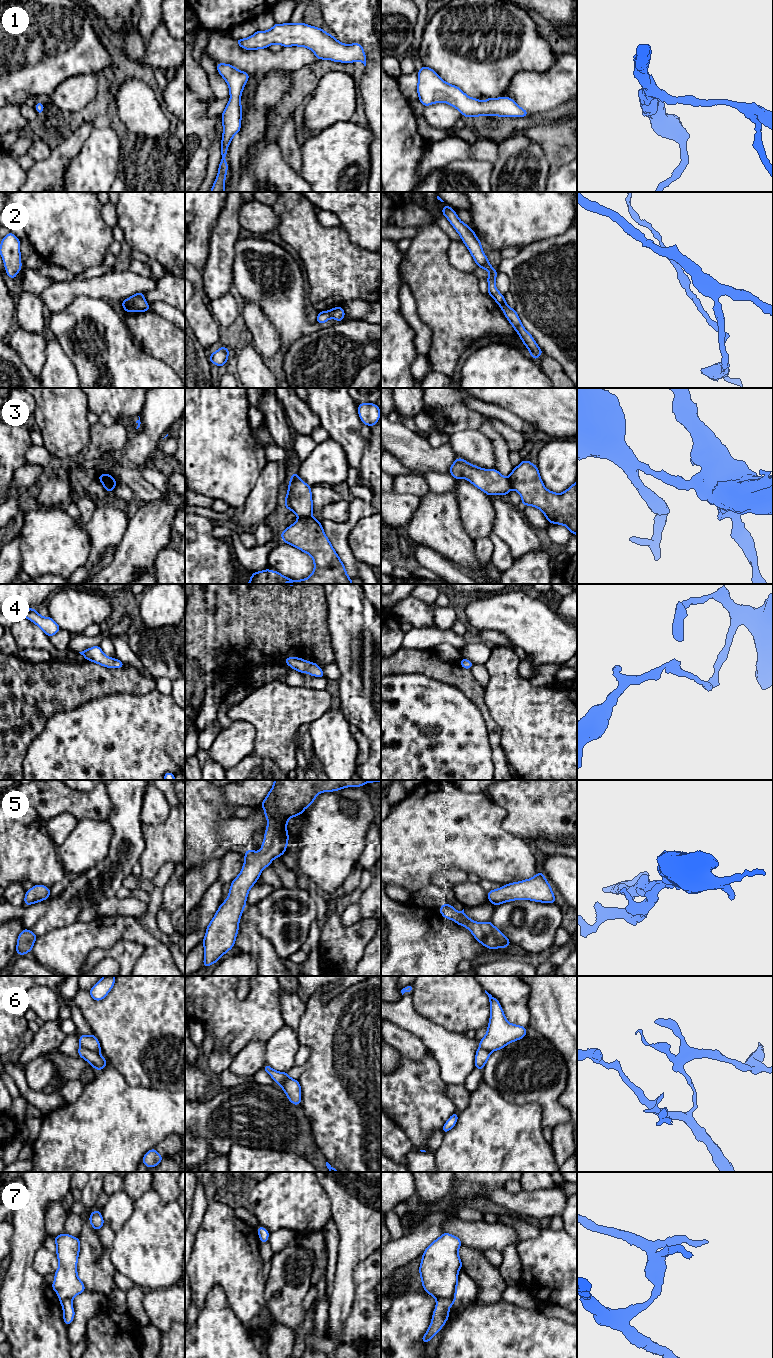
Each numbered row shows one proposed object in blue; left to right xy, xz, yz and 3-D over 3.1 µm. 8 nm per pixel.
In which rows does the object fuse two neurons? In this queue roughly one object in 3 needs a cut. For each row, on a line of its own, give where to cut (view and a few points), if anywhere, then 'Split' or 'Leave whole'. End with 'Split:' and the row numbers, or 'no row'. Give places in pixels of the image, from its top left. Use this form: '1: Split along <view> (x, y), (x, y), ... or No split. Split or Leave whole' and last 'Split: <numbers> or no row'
1: No split. Leave whole
2: Split along xy (130, 297), (135, 309). Split
3: Split along xz (311, 515), (299, 518). Split
4: No split. Leave whole
5: No split. Leave whole
6: Split along xy (80, 1045), (98, 1053). Split
7: No split. Leave whole
Split: 2, 3, 6

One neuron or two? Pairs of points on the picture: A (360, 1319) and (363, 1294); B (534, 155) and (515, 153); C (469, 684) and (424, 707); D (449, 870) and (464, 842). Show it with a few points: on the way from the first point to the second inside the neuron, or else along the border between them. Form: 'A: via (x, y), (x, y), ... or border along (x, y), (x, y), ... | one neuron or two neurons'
A: via (359, 1313), (363, 1308), (363, 1300) | one neuron
B: via (529, 155), (520, 155) | one neuron
C: border along (437, 680), (457, 687), (476, 705) | two neurons
D: border along (440, 871), (445, 866), (452, 864), (466, 874) | two neurons

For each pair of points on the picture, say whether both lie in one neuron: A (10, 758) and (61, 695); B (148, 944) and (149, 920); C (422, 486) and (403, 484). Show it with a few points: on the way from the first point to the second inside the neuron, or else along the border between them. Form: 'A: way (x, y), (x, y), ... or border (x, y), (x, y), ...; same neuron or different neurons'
A: way (26, 736), (34, 728), (31, 700), (39, 695); same neuron
B: border (137, 918), (150, 933), (167, 946); different neurons
C: way (417, 486), (415, 484), (408, 484); same neuron

